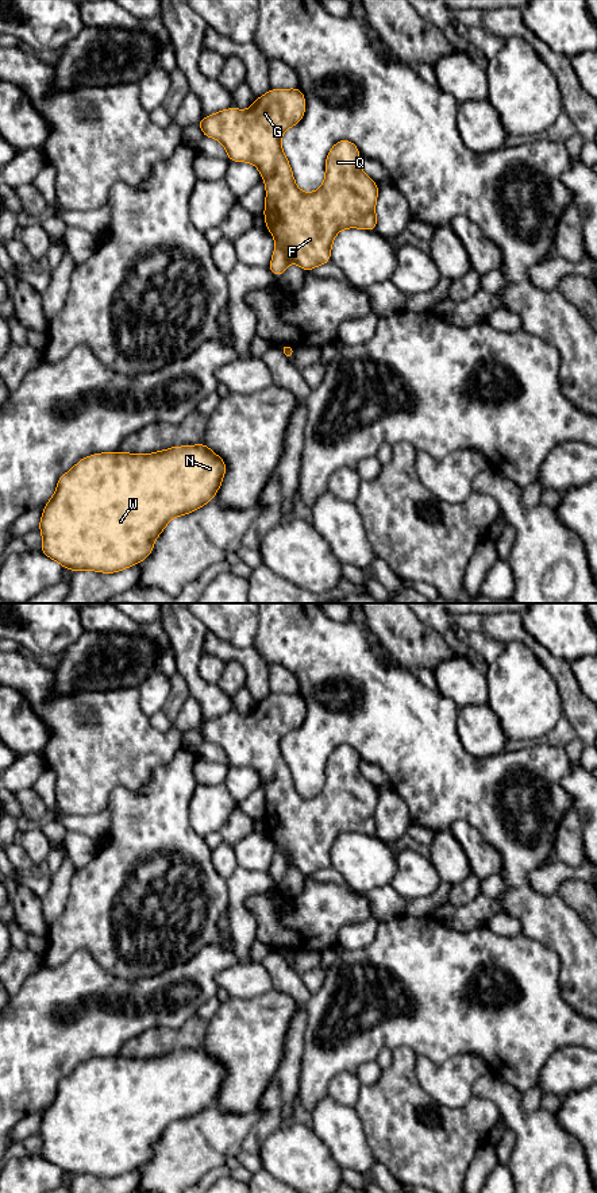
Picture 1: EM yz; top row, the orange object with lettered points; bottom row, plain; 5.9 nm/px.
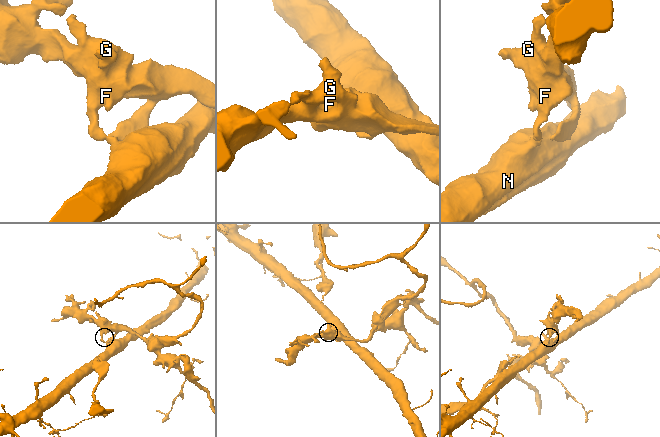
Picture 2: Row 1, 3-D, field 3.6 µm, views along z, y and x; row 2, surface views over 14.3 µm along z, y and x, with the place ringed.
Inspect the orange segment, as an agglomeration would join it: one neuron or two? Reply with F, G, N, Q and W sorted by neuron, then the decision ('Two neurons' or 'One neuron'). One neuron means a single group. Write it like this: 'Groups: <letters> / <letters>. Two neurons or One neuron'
Groups: F G Q / N W. Two neurons

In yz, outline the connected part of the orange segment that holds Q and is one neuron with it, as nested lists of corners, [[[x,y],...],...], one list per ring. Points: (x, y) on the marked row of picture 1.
[[[300,88],[270,89],[255,99],[247,111],[228,108],[197,123],[204,136],[217,139],[227,150],[228,161],[254,163],[266,185],[263,217],[271,232],[276,250],[267,269],[278,278],[290,262],[304,271],[331,262],[331,244],[343,228],[375,231],[374,212],[378,185],[359,166],[358,147],[342,139],[327,154],[326,178],[320,189],[312,193],[301,192],[293,178],[290,165],[281,147],[282,134],[298,124],[305,115],[305,97]]]

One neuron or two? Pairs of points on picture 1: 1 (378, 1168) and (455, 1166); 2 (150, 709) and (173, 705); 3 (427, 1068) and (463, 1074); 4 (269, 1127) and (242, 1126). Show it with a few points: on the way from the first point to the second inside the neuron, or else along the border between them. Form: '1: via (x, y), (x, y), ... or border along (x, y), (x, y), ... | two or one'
1: border along (377, 1158), (396, 1178) | two
2: border along (169, 679), (169, 697), (162, 709) | two
3: via (436, 1074), (454, 1074) | one
4: border along (260, 1107), (261, 1116), (241, 1149) | two

